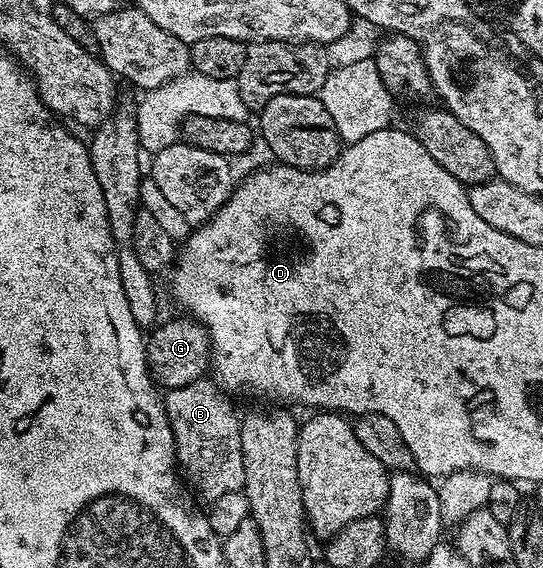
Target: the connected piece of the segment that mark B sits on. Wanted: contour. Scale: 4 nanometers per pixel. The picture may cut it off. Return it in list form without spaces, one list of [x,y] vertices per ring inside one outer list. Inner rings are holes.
[[[208,377],[168,391],[163,398],[167,420],[175,436],[180,473],[191,490],[193,485],[192,493],[202,494],[206,503],[214,502],[226,492],[239,492],[245,488],[241,418],[228,400],[216,381]]]

